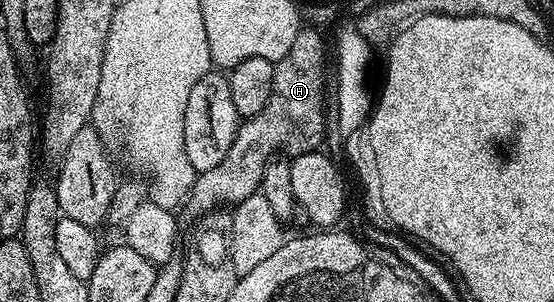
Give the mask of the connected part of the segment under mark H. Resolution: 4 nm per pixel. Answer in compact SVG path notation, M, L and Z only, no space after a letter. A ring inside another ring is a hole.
M301 28L290 51L285 57L275 62L274 87L266 107L258 111L258 115L241 120L240 127L234 135L234 143L230 143L230 151L226 151L226 159L218 163L218 167L210 167L210 171L199 174L186 198L186 206L195 215L203 215L219 210L221 207L235 206L242 199L260 188L262 171L266 171L269 161L277 155L284 154L289 158L303 153L315 153L325 144L325 90L324 83L324 41L316 29Z

